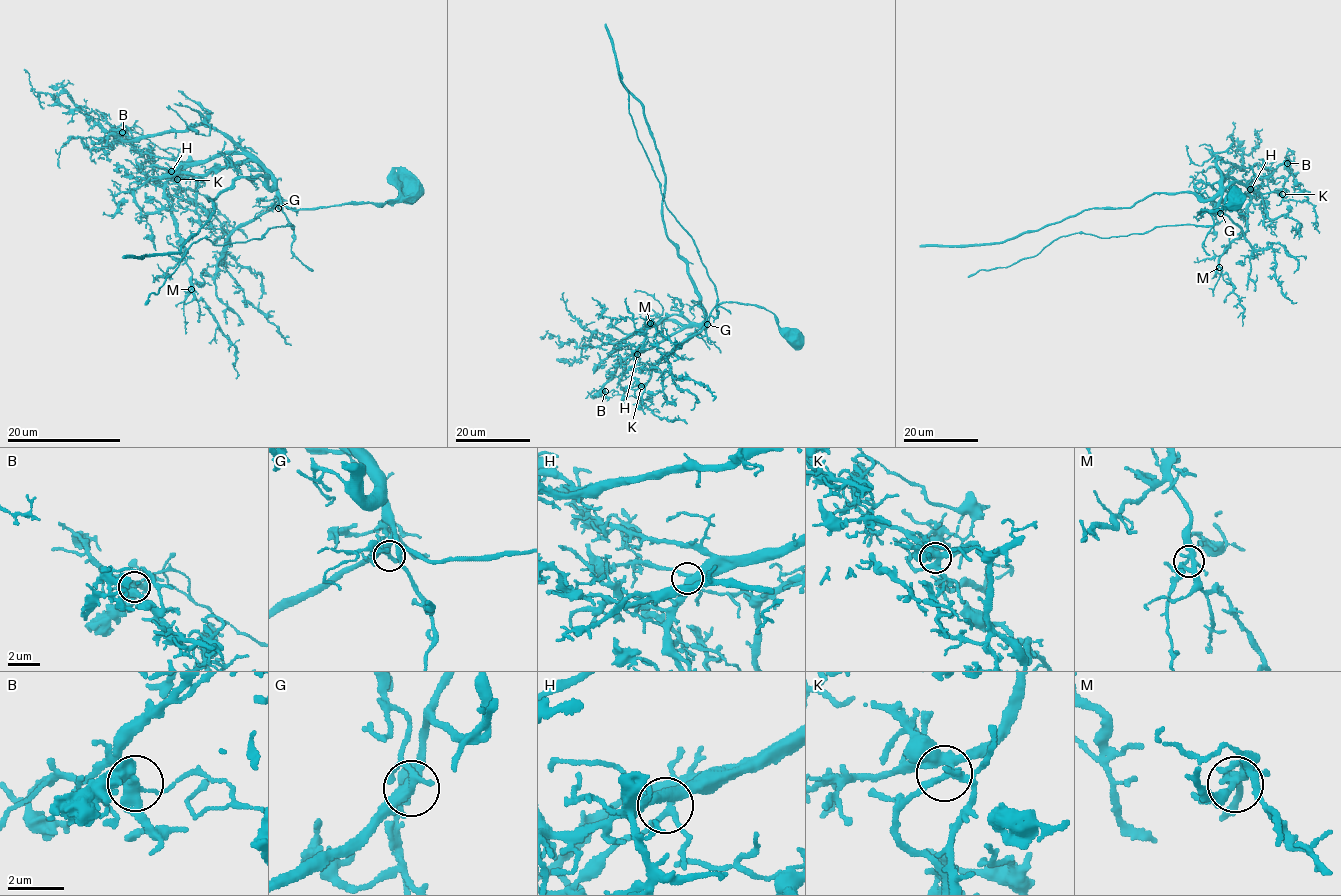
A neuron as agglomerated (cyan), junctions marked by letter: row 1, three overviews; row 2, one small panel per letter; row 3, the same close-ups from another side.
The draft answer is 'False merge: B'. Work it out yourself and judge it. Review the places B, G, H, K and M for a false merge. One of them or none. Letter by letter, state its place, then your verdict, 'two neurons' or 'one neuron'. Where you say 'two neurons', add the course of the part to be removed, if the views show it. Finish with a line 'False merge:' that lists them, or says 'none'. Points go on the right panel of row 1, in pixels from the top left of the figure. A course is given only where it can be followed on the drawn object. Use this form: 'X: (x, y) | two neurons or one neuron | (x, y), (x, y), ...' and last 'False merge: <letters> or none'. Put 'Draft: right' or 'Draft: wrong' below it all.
B: (1287, 163) | two neurons | (1287, 163), (1295, 182), (1292, 197)
G: (1220, 213) | one neuron
H: (1250, 189) | one neuron
K: (1282, 194) | one neuron
M: (1219, 267) | one neuron
False merge: B
Draft: right

